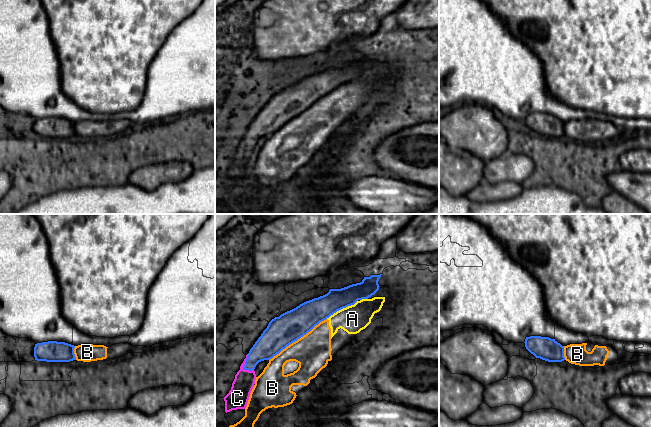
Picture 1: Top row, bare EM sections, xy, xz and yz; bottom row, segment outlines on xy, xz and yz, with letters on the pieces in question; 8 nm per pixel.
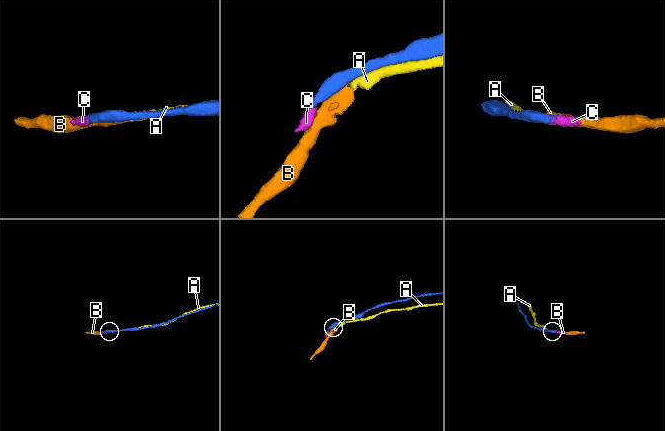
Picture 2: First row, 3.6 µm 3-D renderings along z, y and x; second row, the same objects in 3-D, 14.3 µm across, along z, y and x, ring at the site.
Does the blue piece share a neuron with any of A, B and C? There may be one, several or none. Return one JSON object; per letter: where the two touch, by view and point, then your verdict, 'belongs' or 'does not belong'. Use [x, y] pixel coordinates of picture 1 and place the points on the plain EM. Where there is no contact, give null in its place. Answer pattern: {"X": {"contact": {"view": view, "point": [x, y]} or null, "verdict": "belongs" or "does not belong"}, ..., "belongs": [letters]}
{"A": {"contact": {"view": "xz", "point": [341, 84]}, "verdict": "does not belong"}, "B": {"contact": {"view": "xz", "point": [297, 115]}, "verdict": "does not belong"}, "C": {"contact": {"view": "xz", "point": [244, 141]}, "verdict": "belongs"}, "belongs": ["C"]}

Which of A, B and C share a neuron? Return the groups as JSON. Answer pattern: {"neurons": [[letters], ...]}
{"neurons": [["A", "B"], ["C"]]}

